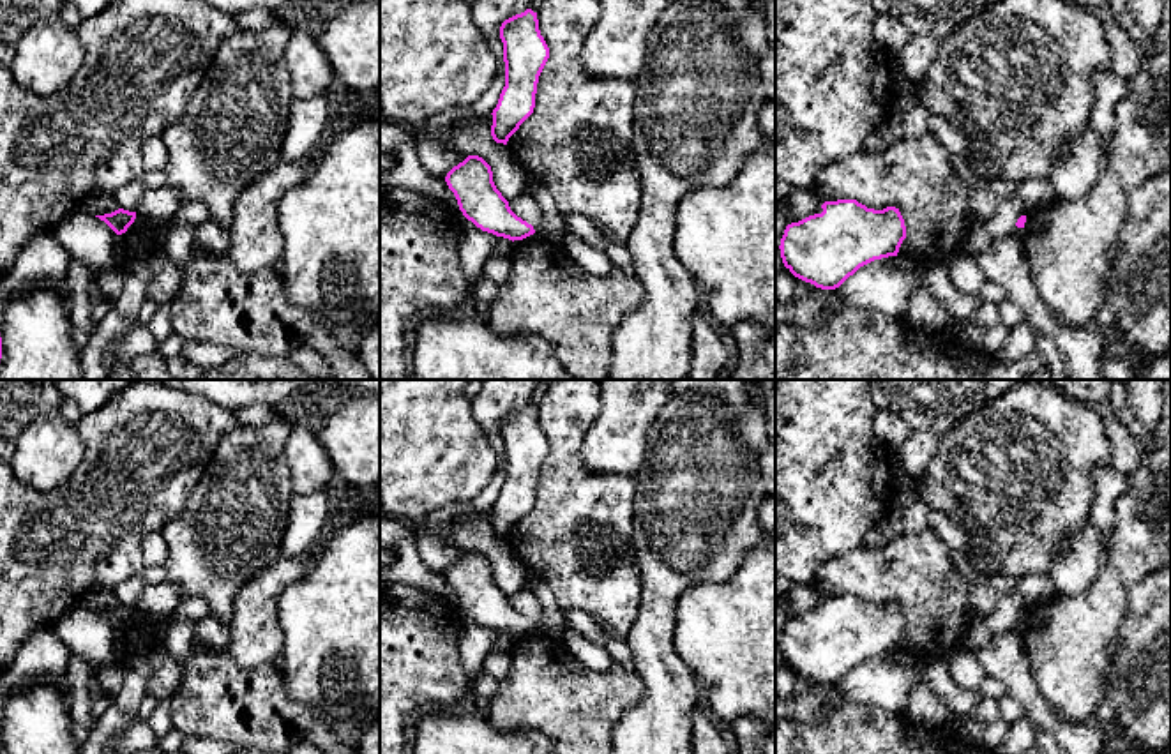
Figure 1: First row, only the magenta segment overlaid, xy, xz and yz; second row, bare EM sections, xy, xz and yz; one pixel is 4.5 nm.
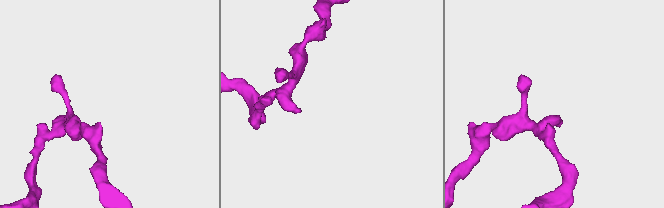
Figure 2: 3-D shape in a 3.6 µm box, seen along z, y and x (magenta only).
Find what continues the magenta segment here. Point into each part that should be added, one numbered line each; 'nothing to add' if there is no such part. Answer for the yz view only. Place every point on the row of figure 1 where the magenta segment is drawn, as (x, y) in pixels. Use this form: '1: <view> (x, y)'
nothing to add

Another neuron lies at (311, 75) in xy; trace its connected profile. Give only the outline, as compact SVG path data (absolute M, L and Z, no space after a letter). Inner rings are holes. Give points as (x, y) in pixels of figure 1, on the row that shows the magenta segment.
M295 28L284 53L295 99L330 94L334 71L316 42L316 30Z

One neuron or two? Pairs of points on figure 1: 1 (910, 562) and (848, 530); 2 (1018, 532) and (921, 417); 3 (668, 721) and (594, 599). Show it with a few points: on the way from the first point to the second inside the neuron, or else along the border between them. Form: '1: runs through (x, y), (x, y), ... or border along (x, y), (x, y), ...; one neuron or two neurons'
1: border along (859, 546), (829, 558), (822, 565); two neurons
2: border along (972, 410), (940, 438); two neurons
3: border along (642, 597), (638, 615), (626, 640); two neurons

